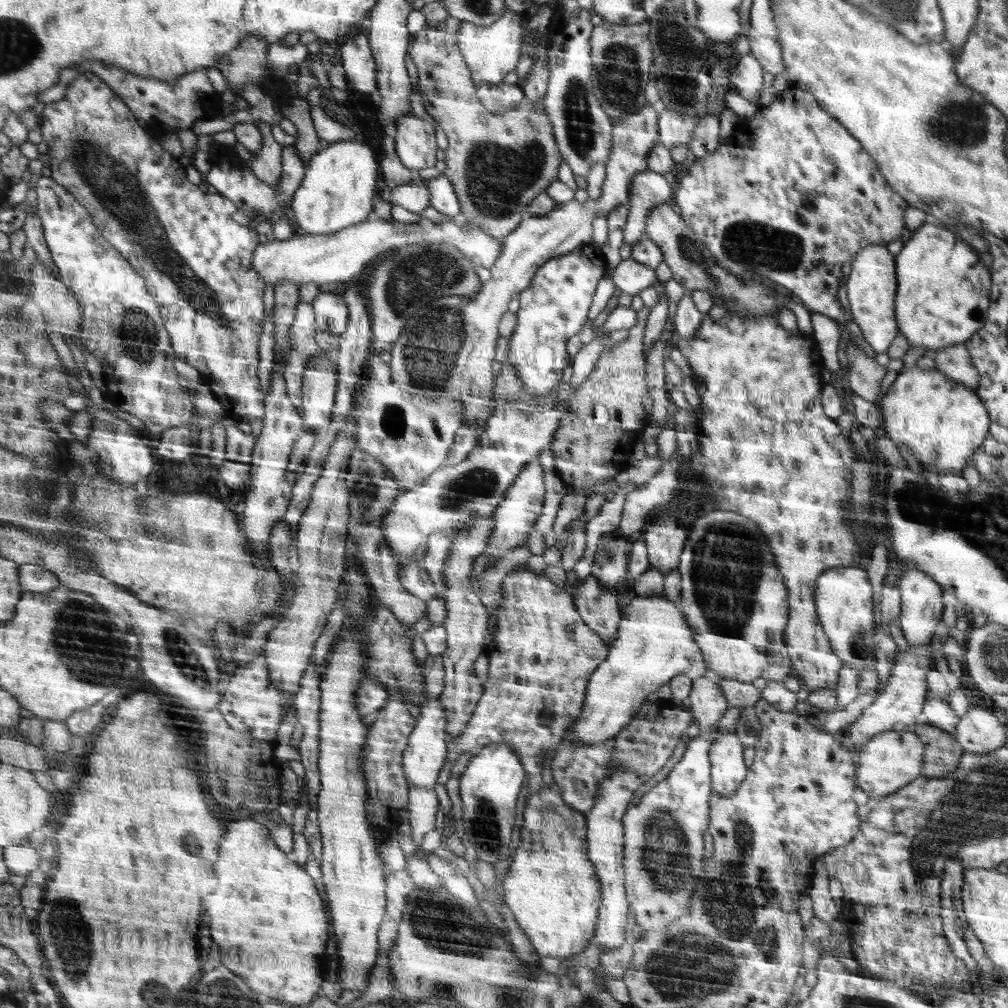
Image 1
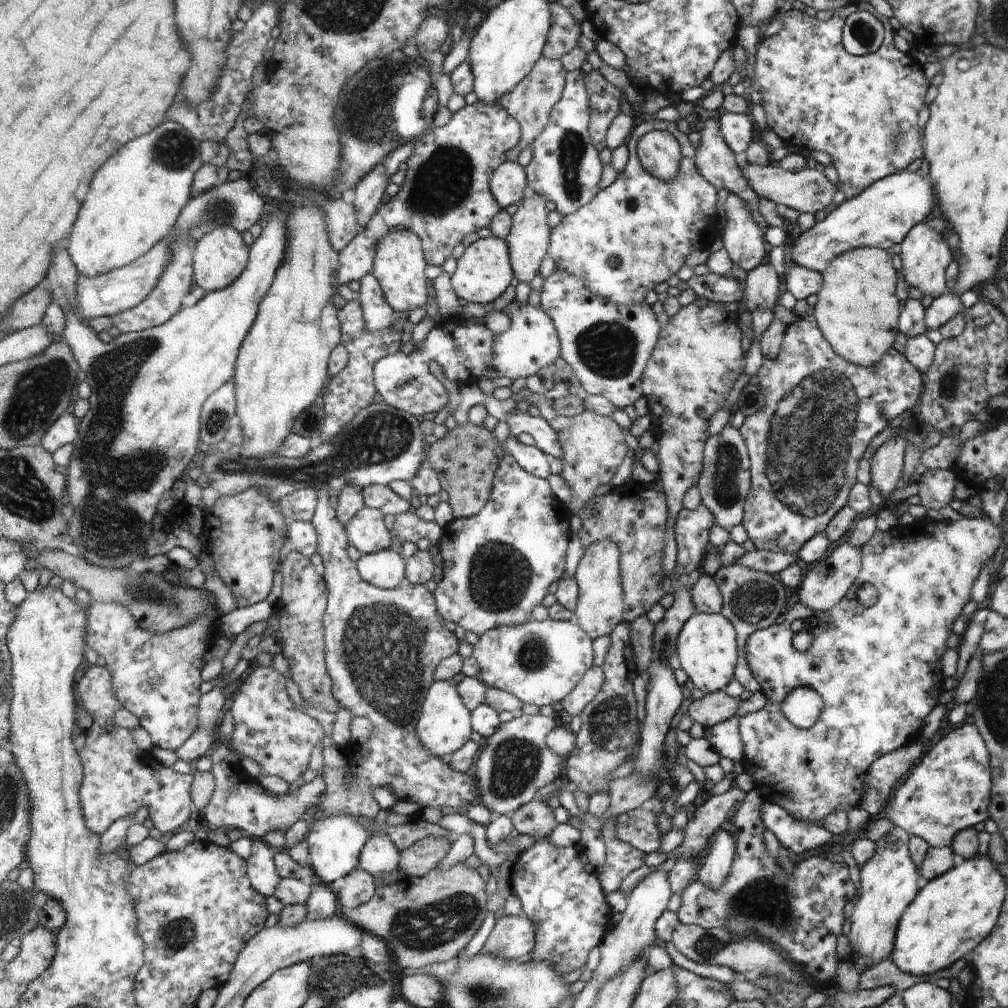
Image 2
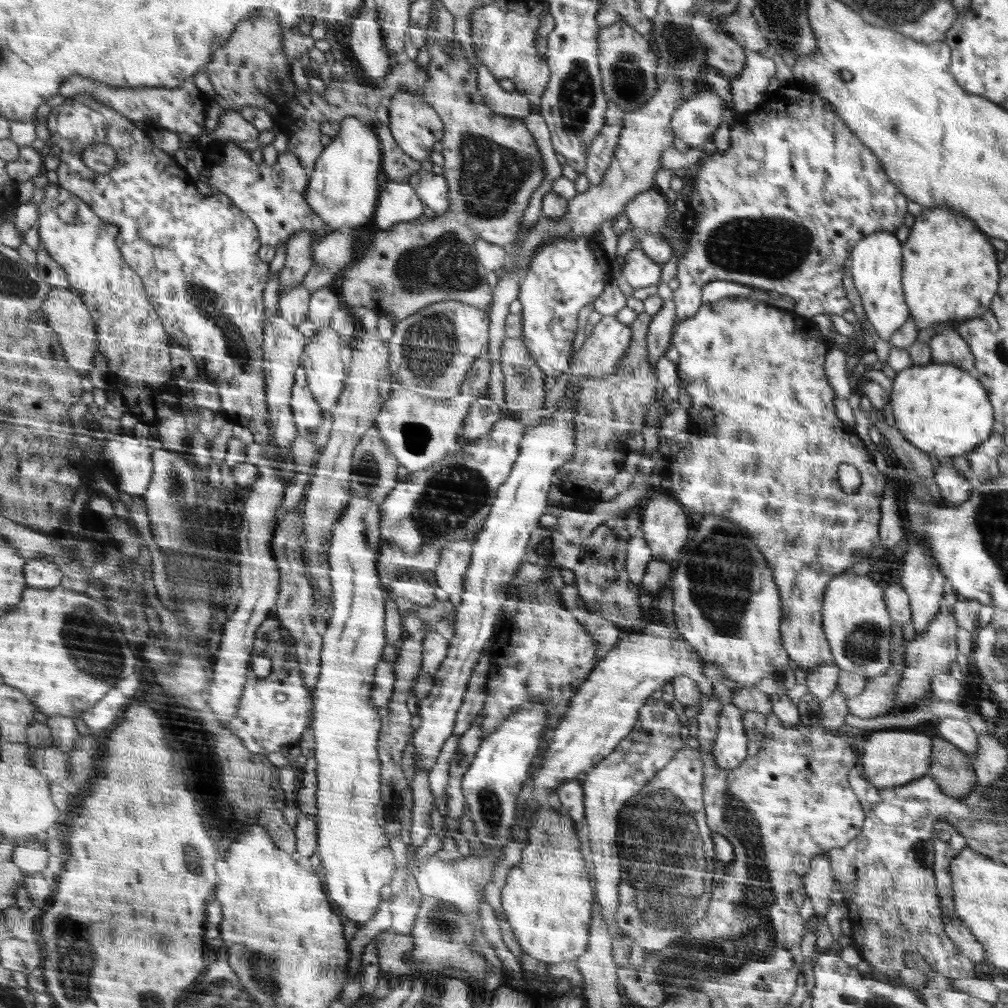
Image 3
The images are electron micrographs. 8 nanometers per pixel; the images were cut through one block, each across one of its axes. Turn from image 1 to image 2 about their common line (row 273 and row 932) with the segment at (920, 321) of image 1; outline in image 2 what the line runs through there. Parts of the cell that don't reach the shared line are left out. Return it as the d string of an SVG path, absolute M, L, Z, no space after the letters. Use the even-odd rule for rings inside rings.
M979 852L953 866L949 872L923 884L917 898L901 916L891 960L907 974L933 974L963 958L965 952L975 950L997 926L1001 908L1007 896L1007 880L995 868L995 860Z

